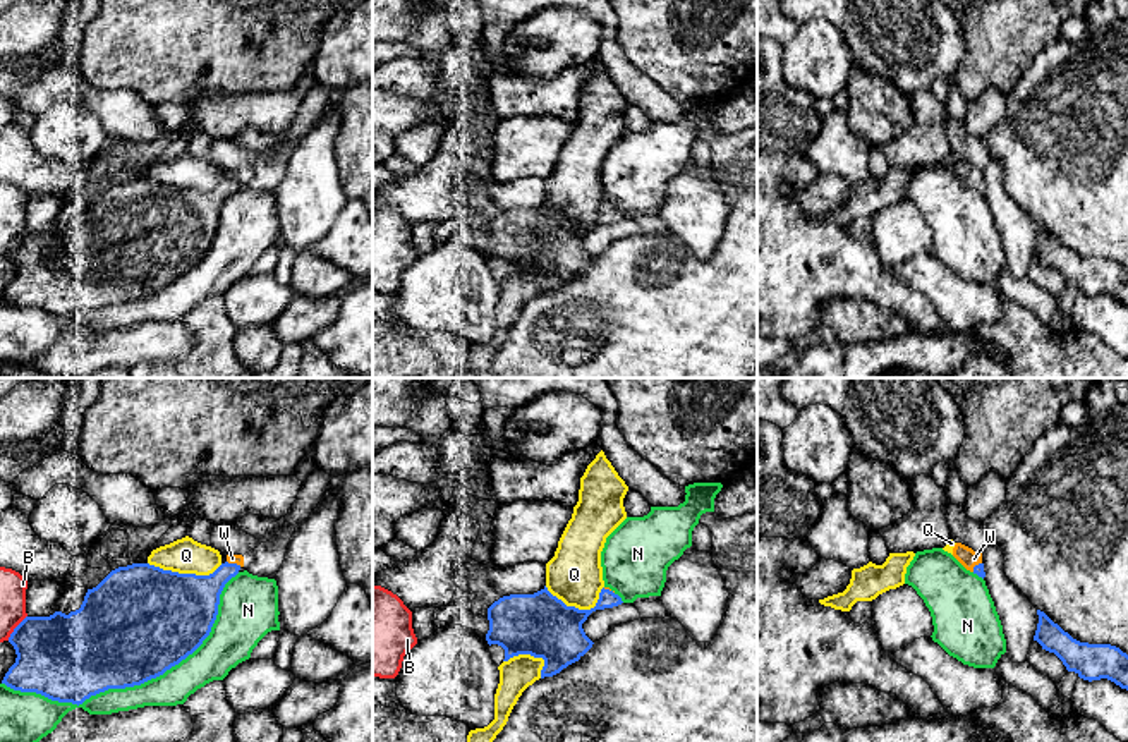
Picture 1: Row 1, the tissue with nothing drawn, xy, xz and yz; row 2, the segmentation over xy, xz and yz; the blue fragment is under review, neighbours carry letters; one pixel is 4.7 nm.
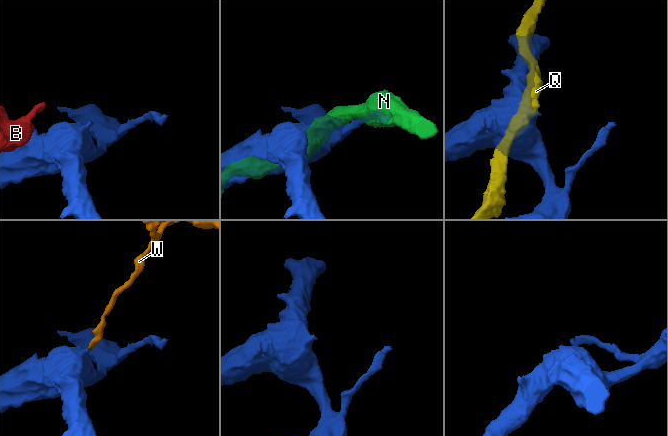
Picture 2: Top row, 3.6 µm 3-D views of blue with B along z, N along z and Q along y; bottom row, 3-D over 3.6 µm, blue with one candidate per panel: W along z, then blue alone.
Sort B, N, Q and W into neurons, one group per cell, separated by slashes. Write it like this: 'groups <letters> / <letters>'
groups B / N / Q / W

